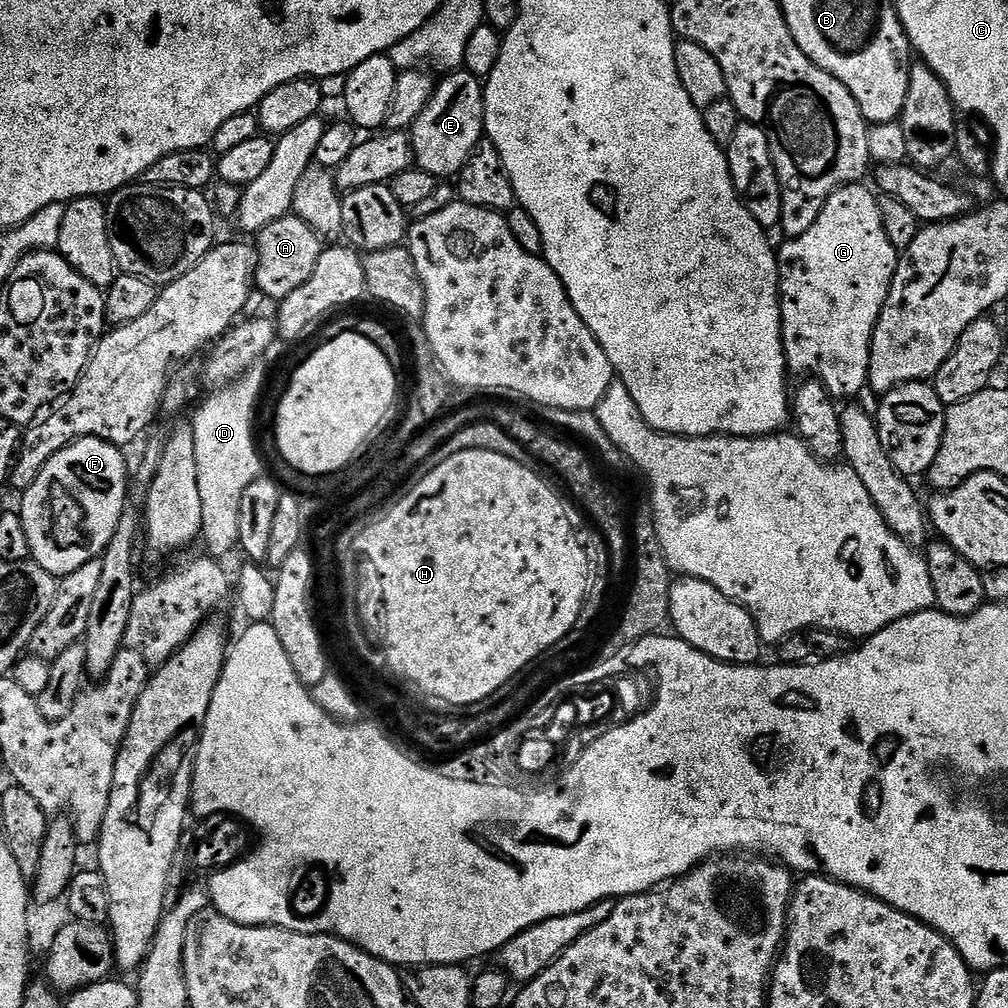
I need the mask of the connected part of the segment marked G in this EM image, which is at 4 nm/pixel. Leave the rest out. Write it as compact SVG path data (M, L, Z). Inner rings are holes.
M864 182L847 184L834 190L834 194L826 198L822 214L814 218L814 226L810 226L806 234L785 239L785 244L779 245L776 258L780 271L780 313L788 371L793 377L809 374L820 379L833 398L856 398L860 391L868 388L872 335L896 273L897 250L890 246L890 238L886 238L886 229L882 227L877 193L866 185Z

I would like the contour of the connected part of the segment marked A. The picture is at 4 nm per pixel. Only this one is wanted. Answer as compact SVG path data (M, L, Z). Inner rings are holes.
M286 215L278 218L278 222L270 222L258 233L254 240L256 253L256 271L254 273L254 288L257 293L269 296L273 302L279 302L291 294L314 274L314 266L318 266L318 258L324 252L325 241L302 218Z

